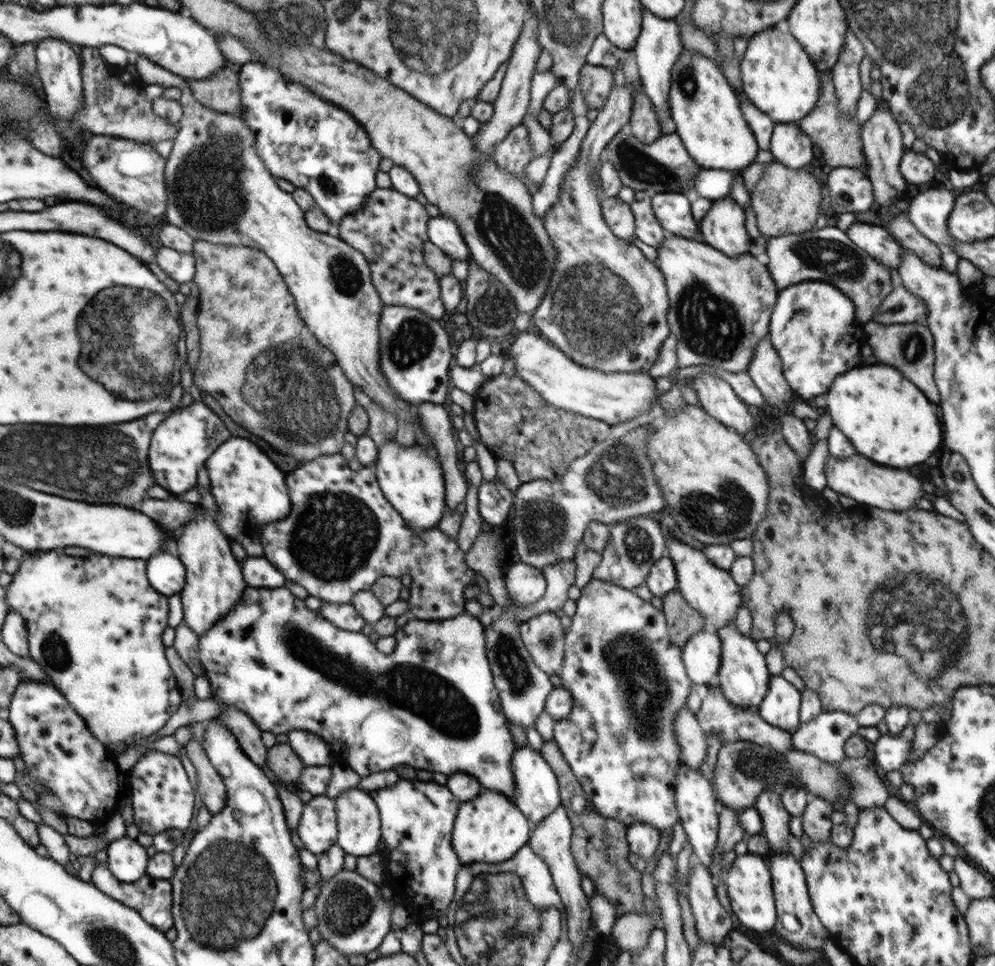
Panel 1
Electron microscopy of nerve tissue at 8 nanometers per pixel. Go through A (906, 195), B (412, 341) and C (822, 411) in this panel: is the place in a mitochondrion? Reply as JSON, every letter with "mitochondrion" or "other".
{"A":"other","B":"mitochondrion","C":"other"}

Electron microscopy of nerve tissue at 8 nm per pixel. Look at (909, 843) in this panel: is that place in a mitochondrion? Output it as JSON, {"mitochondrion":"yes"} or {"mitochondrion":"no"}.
{"mitochondrion":"no"}

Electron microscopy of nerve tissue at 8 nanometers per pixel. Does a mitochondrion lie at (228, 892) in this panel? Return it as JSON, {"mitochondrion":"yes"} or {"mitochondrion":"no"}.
{"mitochondrion":"yes"}

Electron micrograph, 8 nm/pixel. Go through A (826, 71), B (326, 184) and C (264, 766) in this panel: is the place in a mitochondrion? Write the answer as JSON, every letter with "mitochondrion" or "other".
{"A":"other","B":"mitochondrion","C":"other"}

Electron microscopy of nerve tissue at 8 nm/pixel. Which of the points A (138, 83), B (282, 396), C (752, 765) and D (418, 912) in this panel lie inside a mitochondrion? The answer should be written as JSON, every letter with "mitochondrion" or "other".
{"A":"other","B":"mitochondrion","C":"mitochondrion","D":"other"}

